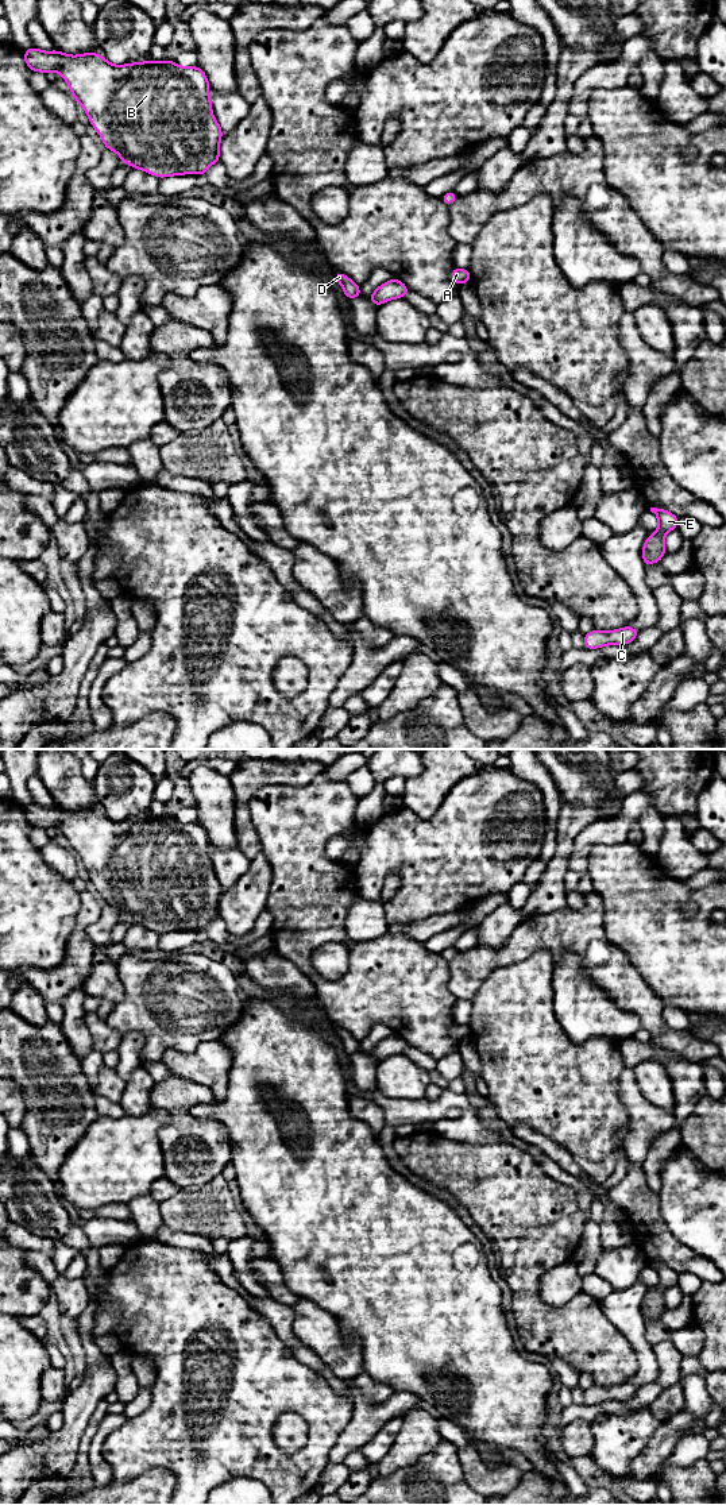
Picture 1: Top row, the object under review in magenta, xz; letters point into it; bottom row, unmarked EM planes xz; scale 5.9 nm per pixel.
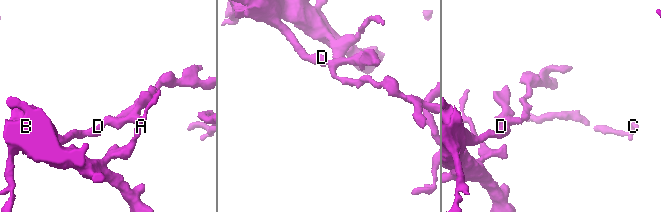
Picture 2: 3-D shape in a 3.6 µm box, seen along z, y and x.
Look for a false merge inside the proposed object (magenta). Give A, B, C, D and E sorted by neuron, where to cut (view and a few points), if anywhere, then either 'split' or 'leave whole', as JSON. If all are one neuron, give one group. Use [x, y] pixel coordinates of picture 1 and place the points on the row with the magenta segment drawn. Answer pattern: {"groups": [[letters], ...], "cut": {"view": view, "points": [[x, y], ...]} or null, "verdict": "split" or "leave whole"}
{"groups": [["A", "B", "C", "D", "E"]], "cut": null, "verdict": "leave whole"}

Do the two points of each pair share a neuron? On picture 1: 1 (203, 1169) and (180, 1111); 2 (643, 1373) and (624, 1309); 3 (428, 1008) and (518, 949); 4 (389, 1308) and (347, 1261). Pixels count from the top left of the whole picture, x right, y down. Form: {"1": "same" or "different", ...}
{"1": "same", "2": "same", "3": "different", "4": "same"}

